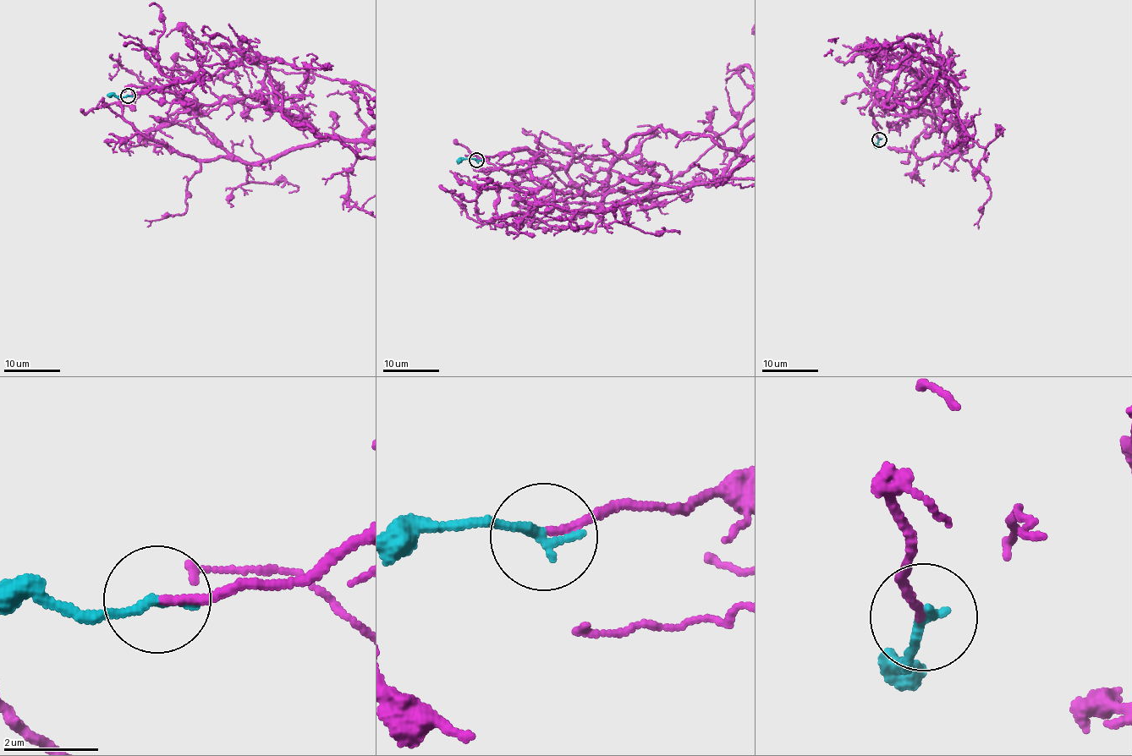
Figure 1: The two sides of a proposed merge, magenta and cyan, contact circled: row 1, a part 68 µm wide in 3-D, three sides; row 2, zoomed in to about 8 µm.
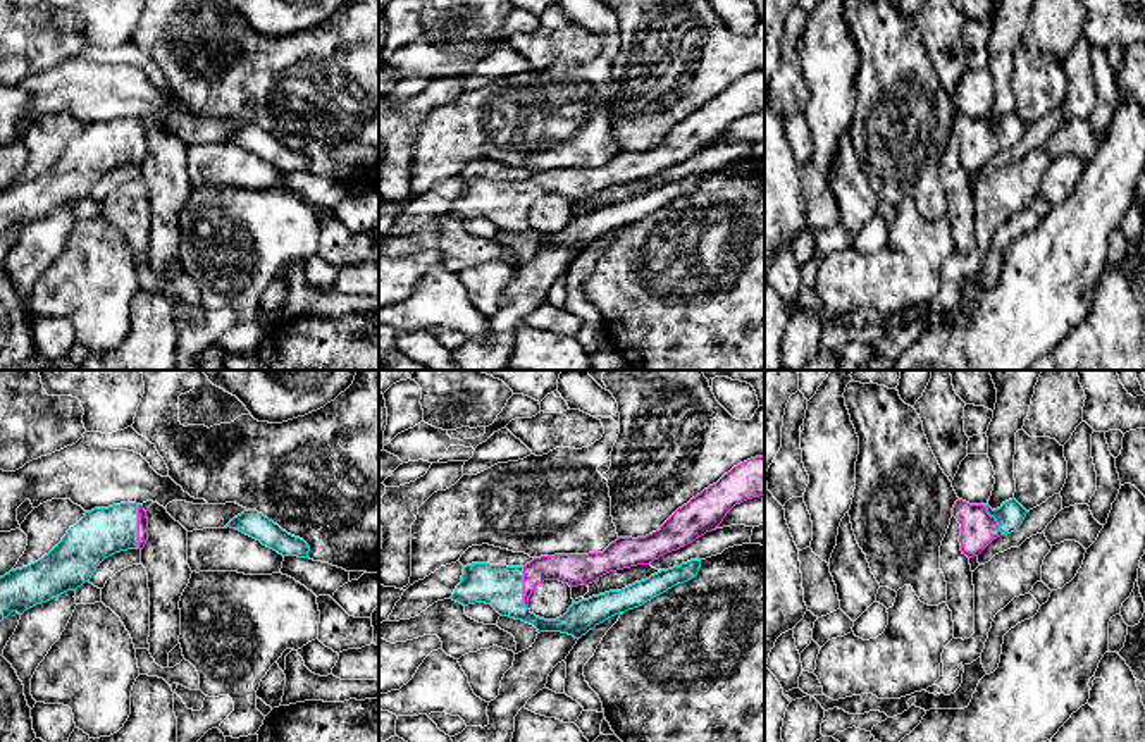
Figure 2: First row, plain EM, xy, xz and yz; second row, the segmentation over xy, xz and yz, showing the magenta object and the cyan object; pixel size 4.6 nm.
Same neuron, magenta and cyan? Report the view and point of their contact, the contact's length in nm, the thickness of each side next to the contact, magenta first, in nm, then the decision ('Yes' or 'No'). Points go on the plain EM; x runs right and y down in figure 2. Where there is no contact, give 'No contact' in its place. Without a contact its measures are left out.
Touches magenta at xy (138, 142). Shared border 200 nm. Thickness 50 nm (magenta) against 220 nm. Yes

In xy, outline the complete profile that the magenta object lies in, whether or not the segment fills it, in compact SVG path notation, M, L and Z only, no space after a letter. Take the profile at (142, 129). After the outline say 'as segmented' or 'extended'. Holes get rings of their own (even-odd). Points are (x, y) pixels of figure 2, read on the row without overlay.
M121 117L86 126L48 169L0 191L0 236L12 226L22 229L36 219L76 205L90 196L105 172L143 164L146 155L148 133L141 119Z; extended

